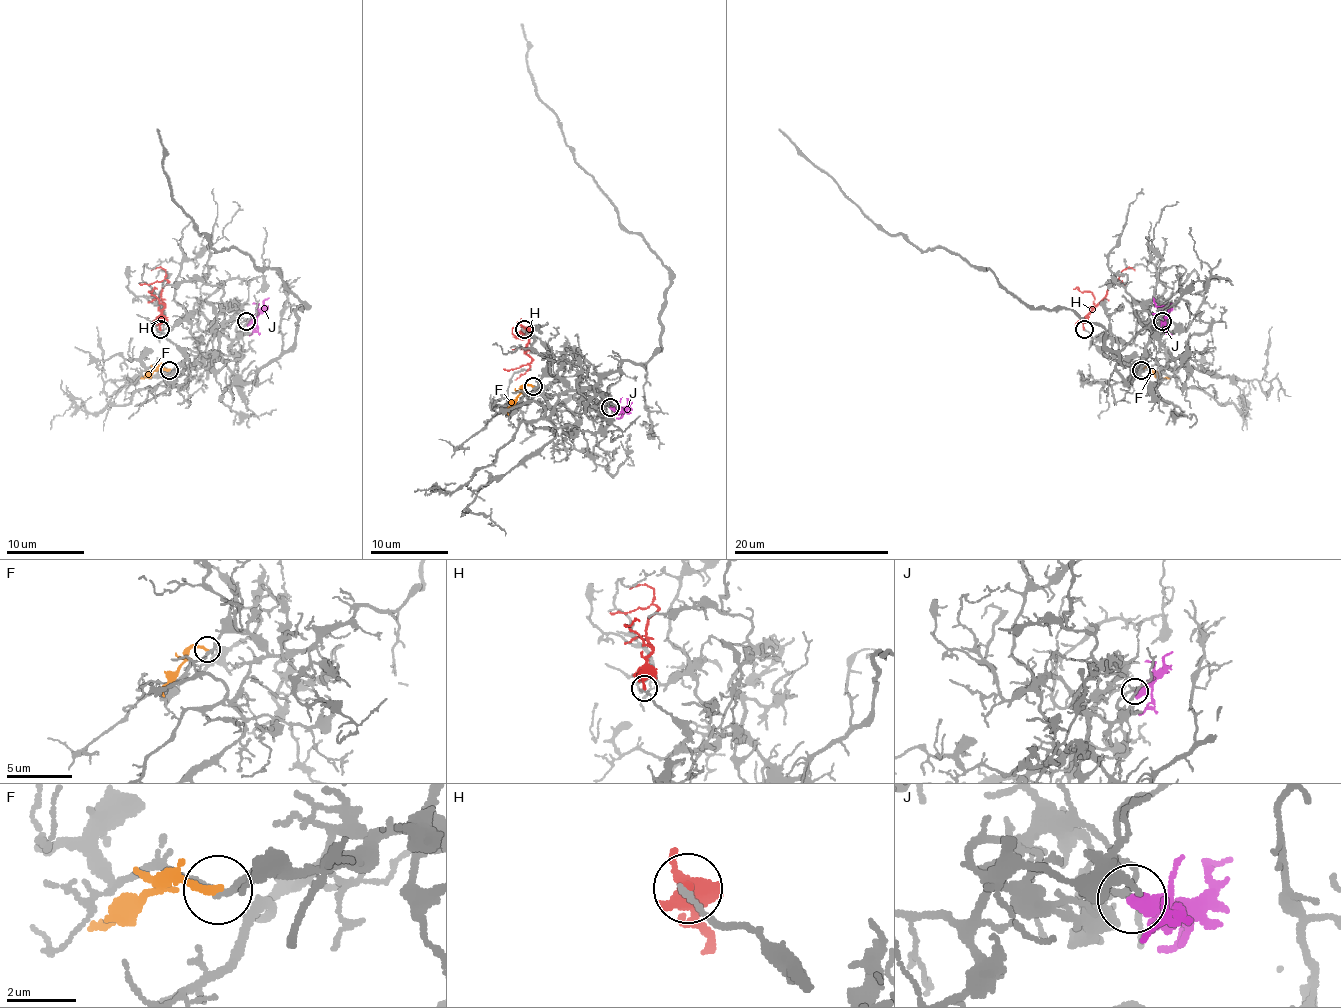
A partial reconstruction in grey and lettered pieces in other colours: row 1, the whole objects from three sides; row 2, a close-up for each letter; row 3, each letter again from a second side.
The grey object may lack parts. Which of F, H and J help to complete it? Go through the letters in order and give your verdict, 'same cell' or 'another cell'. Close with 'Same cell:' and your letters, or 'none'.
F: another cell
H: another cell
J: same cell
Same cell: J

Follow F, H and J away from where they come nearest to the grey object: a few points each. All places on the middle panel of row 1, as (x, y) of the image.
F: (533, 386), (525, 386), (507, 409), (507, 415)
H: (523, 329), (527, 345), (525, 353), (531, 360), (513, 370), (504, 368)
J: (611, 407), (624, 407), (632, 398)

